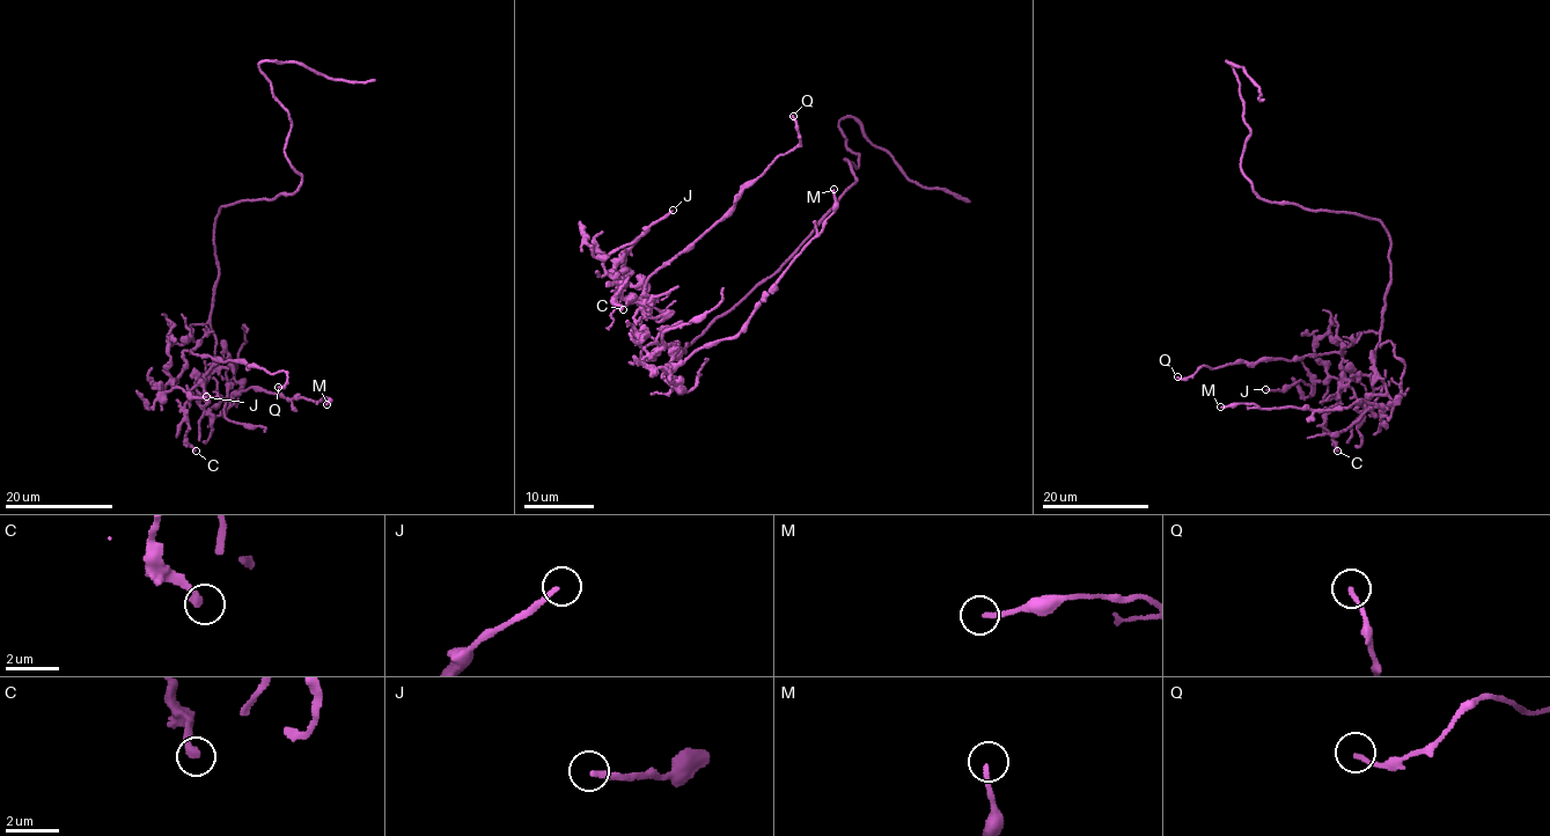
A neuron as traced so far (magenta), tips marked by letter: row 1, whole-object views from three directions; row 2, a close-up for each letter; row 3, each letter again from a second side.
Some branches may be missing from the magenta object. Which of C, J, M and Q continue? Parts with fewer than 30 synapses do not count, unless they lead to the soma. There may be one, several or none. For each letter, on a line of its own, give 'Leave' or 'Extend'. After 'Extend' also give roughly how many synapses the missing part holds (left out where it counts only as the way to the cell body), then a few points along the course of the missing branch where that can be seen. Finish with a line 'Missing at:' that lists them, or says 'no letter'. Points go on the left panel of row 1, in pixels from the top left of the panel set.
C: Leave
J: Leave
M: Leave
Q: Leave
Missing at: no letter

